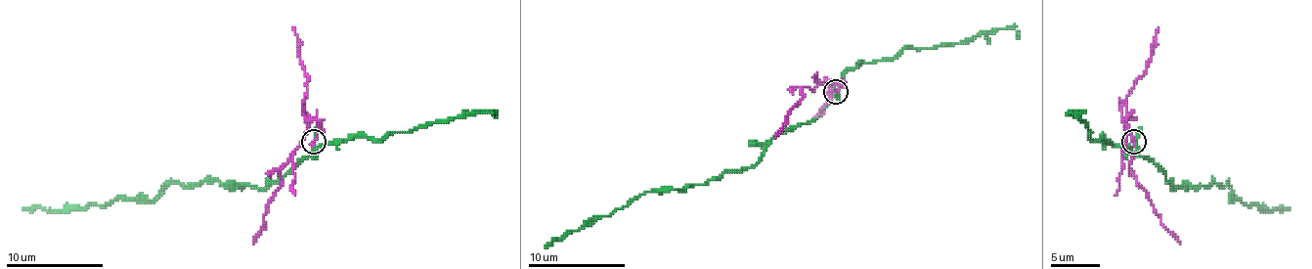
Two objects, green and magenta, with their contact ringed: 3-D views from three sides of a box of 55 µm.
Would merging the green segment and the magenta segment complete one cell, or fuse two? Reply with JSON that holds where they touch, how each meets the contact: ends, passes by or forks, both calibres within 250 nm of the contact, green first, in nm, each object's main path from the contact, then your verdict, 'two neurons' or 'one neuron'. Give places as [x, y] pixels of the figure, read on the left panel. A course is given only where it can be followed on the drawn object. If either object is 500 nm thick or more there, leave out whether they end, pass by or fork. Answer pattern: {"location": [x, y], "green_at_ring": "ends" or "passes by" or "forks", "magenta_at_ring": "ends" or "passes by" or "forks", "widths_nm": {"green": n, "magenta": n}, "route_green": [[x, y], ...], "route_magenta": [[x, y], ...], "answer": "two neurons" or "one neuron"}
{"location": [314, 141], "green_at_ring": "passes by", "magenta_at_ring": "ends", "widths_nm": {"green": 200, "magenta": 180}, "route_green": [[314, 142], [312, 152], [263, 188], [217, 181], [200, 181], [196, 185], [168, 183], [152, 200], [22, 209]], "route_magenta": [[314, 142], [317, 127], [312, 119], [302, 144], [283, 168], [253, 244]], "answer": "two neurons"}

